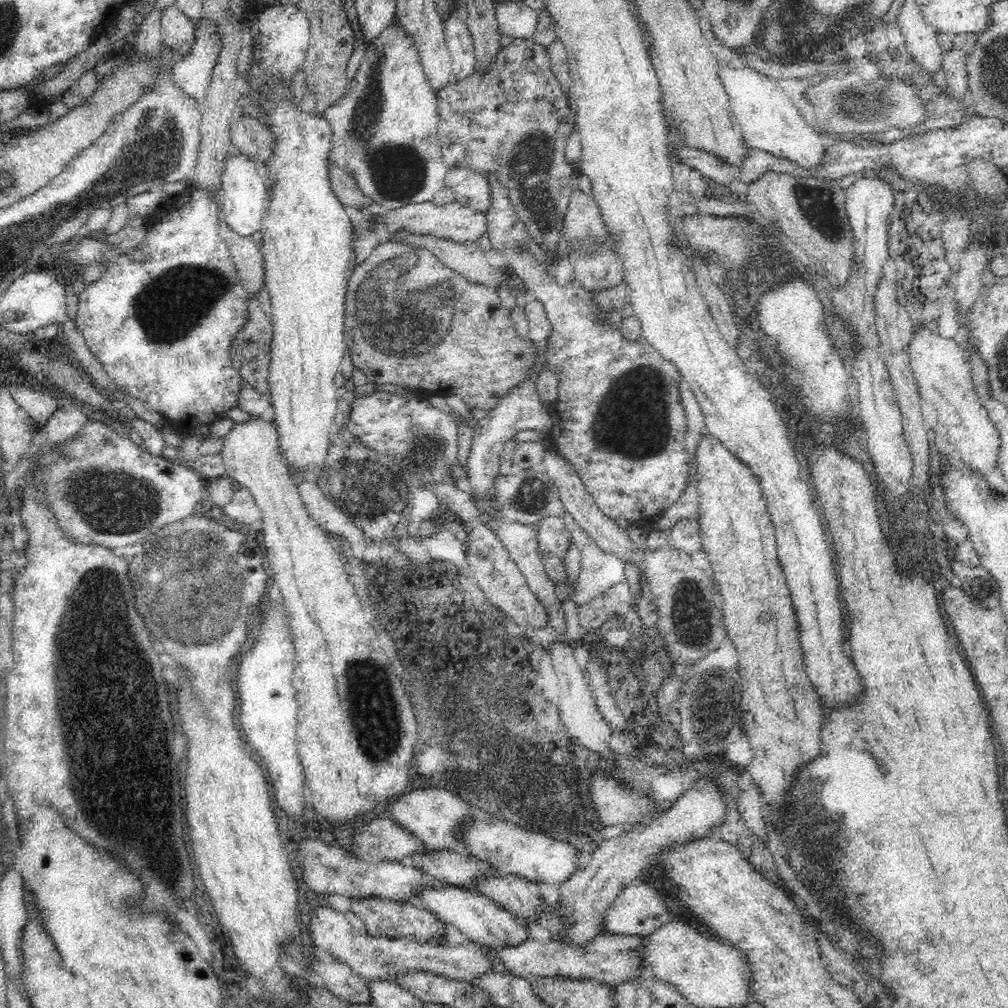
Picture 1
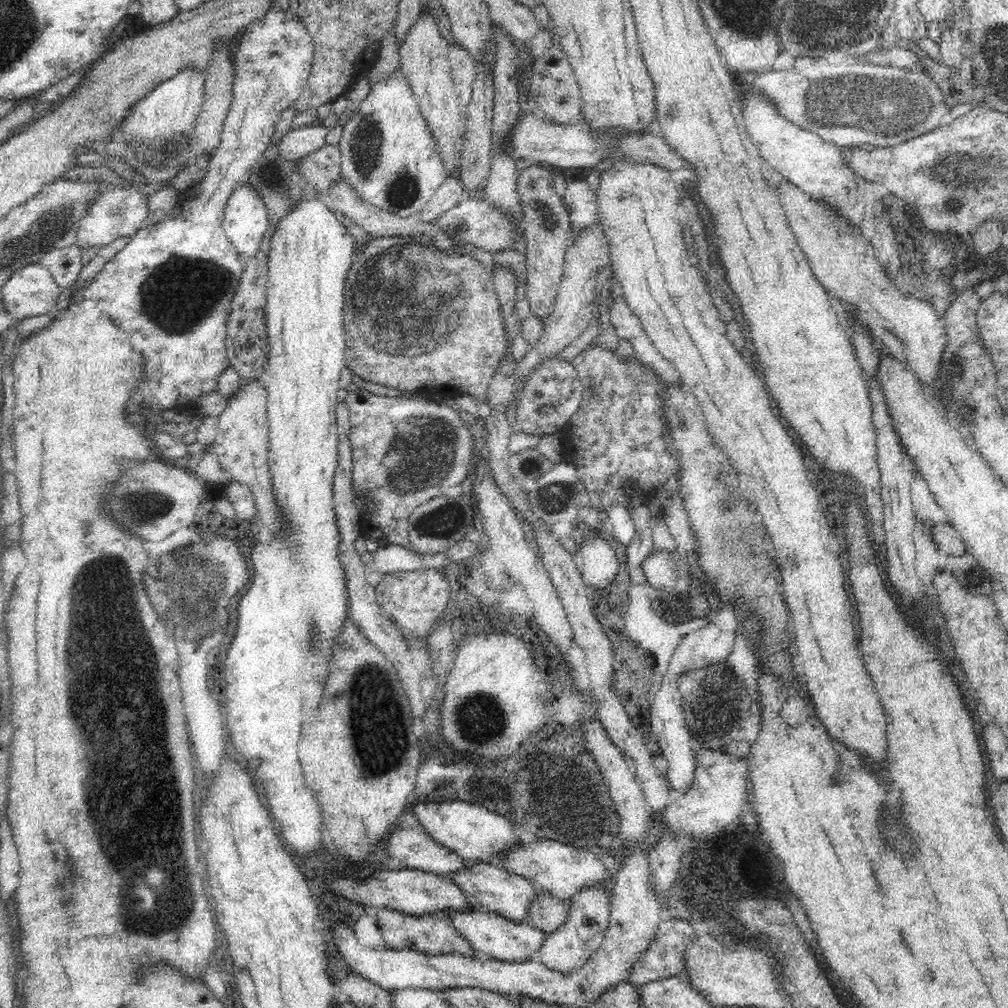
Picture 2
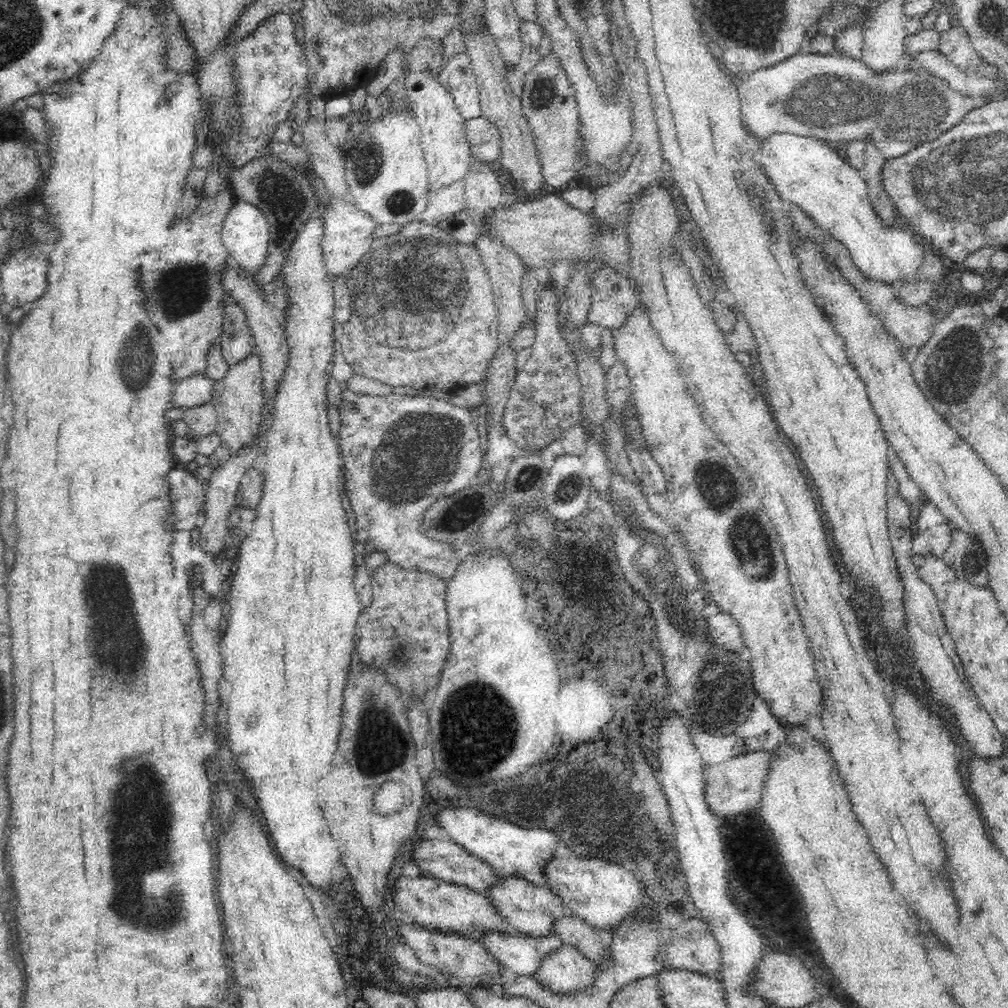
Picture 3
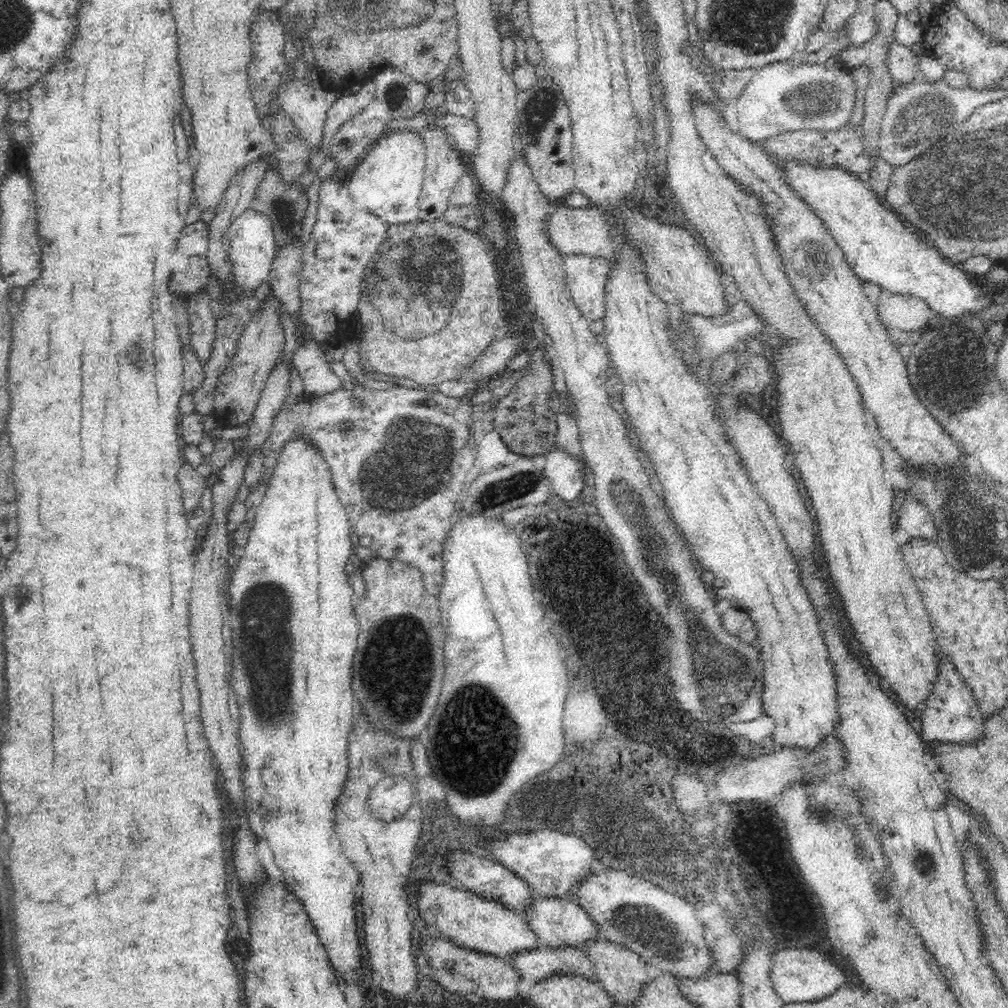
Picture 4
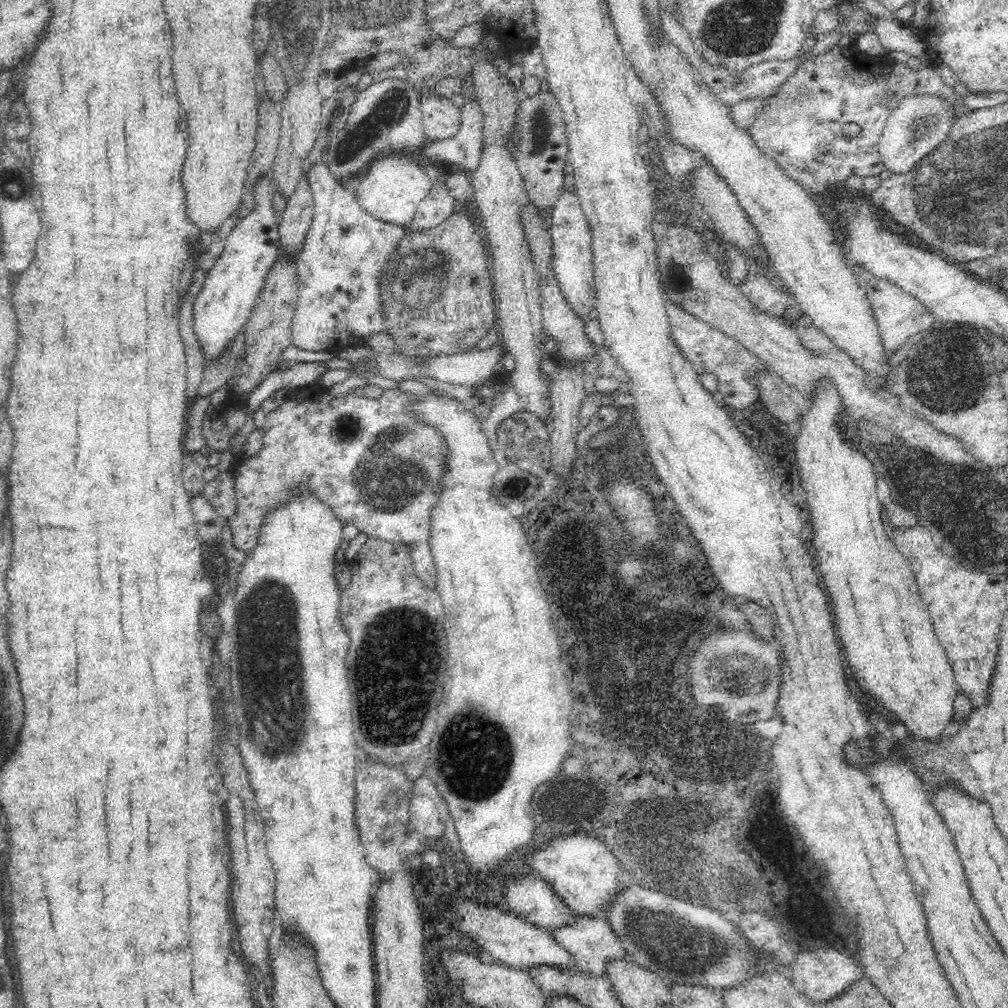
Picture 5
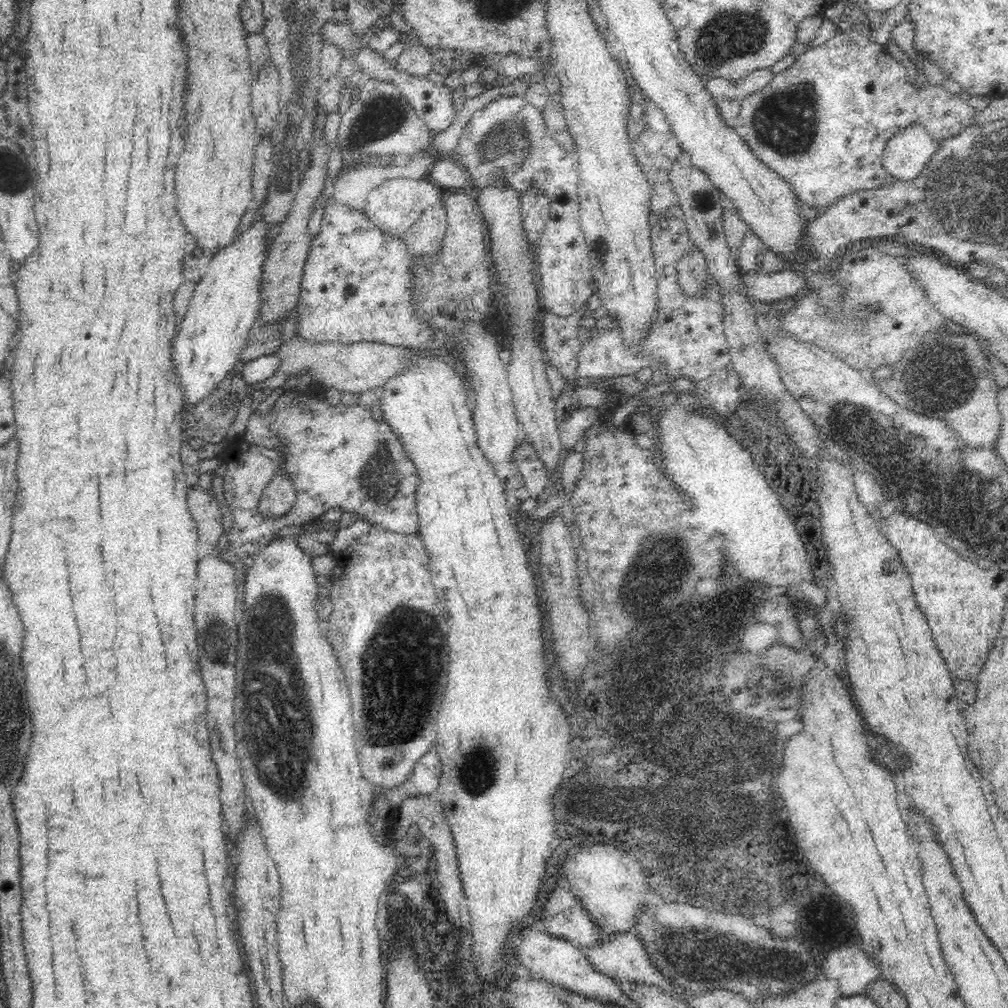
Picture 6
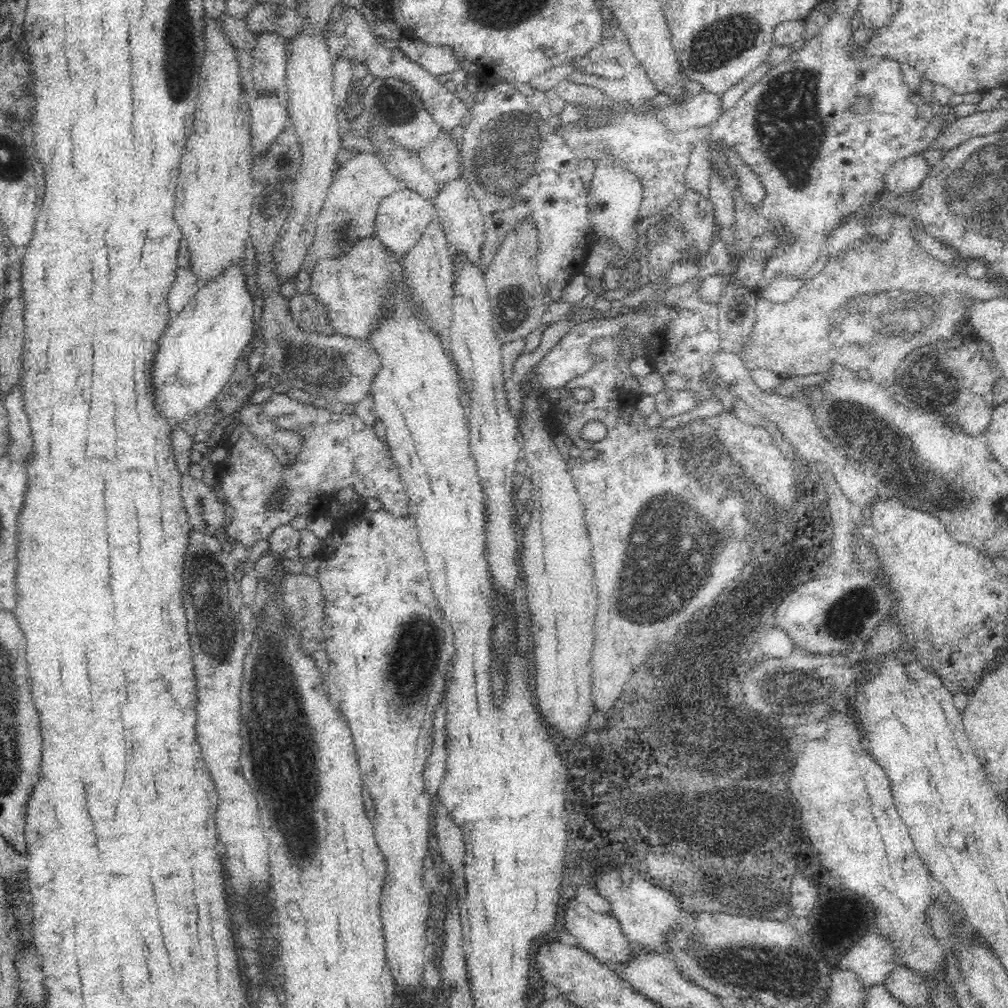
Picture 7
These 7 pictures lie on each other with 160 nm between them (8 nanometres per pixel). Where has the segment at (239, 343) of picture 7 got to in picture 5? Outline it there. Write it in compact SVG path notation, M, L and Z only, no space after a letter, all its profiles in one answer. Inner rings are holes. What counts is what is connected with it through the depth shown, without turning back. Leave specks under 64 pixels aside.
M264 175L252 186L251 200L255 204L254 210L240 219L226 237L222 254L208 270L203 287L193 299L193 329L201 344L203 366L206 366L208 360L222 356L232 338L240 330L244 330L244 324L256 306L268 272L272 270L279 255L281 236L279 216L272 208L273 196L270 194L272 180L271 175Z

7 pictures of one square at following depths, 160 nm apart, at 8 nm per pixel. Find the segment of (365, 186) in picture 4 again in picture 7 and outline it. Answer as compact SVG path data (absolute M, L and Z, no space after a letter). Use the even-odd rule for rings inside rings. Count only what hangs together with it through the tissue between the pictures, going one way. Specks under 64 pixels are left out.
M407 188L387 195L378 206L376 214L375 235L381 240L385 248L388 248L396 256L404 257L410 252L412 246L422 238L428 224L437 218L433 200L426 199L419 193Z

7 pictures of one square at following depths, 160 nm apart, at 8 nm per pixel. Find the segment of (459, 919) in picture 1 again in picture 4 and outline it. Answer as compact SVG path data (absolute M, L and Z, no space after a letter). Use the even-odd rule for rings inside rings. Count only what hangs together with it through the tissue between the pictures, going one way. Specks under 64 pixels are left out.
M539 946L532 950L520 950L518 954L512 954L511 957L514 969L530 984L542 982L552 974L579 974L589 980L596 980L594 963L586 956L584 950L571 946L560 948Z

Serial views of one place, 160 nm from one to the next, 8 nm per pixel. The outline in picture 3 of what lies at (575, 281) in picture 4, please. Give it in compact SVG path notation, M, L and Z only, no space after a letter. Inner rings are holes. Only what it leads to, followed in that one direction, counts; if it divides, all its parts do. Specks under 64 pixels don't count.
M607 267L596 270L589 288L588 323L619 329L638 305L639 298L628 277Z

